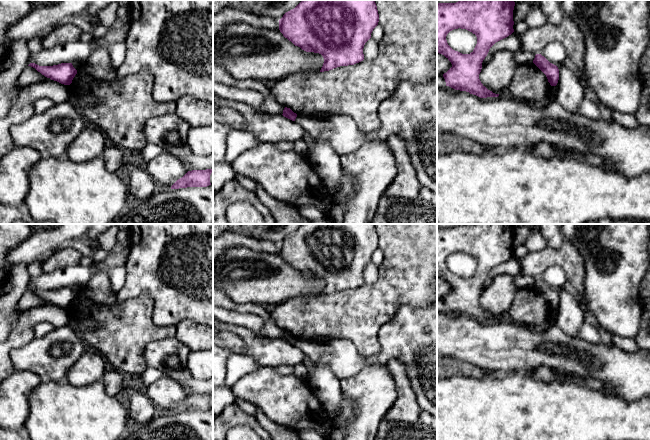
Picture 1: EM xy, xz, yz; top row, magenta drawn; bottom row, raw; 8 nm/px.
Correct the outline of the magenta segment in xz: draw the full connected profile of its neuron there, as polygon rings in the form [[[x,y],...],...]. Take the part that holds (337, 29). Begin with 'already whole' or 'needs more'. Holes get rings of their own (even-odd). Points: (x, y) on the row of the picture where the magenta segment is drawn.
already whole; [[[302,0],[279,20],[279,30],[295,46],[321,54],[324,72],[363,61],[364,45],[378,22],[375,0]]]

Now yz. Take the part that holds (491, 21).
already whole; [[[514,0],[437,3],[437,53],[444,55],[452,64],[443,74],[446,86],[480,98],[499,96],[481,83],[479,74],[489,49],[514,32],[514,6]],[[458,28],[466,29],[477,37],[477,44],[470,54],[455,51],[447,43],[447,34]]]

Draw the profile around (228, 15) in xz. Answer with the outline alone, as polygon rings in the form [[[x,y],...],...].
[[[235,7],[223,8],[213,17],[213,38],[231,23],[247,23],[254,27],[279,30],[279,20]]]

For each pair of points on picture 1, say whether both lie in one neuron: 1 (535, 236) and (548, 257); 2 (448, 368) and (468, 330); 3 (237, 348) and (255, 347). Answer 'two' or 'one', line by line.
1: two
2: two
3: two

